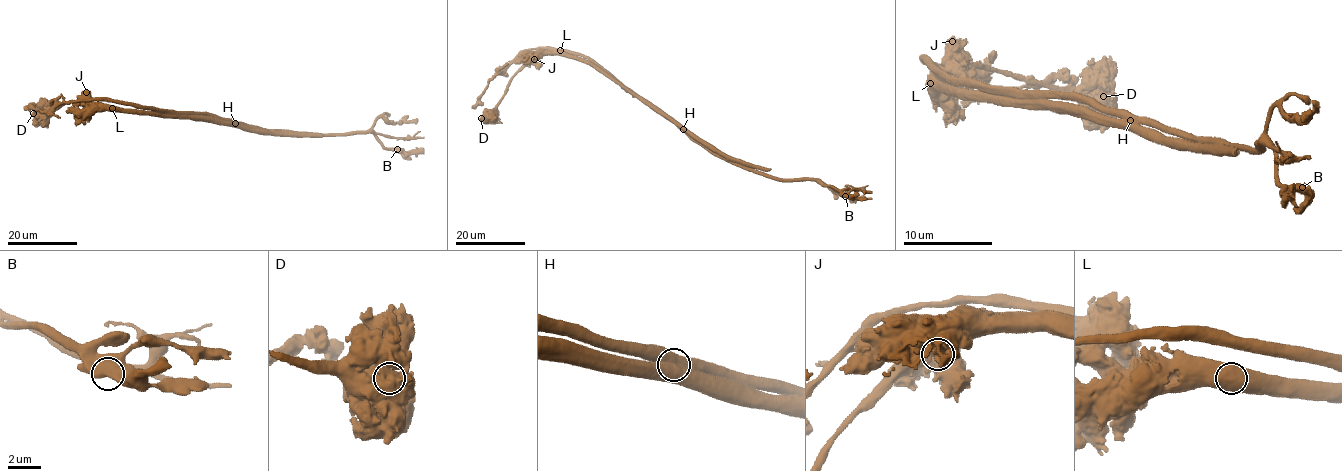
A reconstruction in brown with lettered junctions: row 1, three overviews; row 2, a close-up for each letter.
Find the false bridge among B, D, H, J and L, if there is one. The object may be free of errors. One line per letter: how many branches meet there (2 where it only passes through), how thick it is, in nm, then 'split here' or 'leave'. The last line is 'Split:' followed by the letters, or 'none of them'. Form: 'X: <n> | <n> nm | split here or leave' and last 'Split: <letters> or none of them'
B: 1 | 850 nm | leave
D: 1 | 900 nm | leave
H: 1 | 1050 nm | split here
J: 1 | 900 nm | leave
L: 1 | 1000 nm | leave
Split: H

